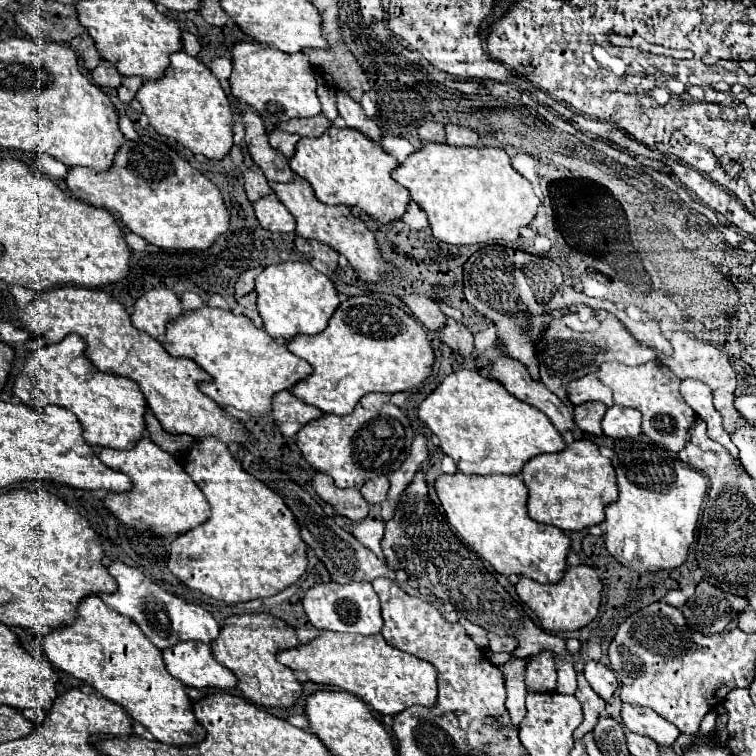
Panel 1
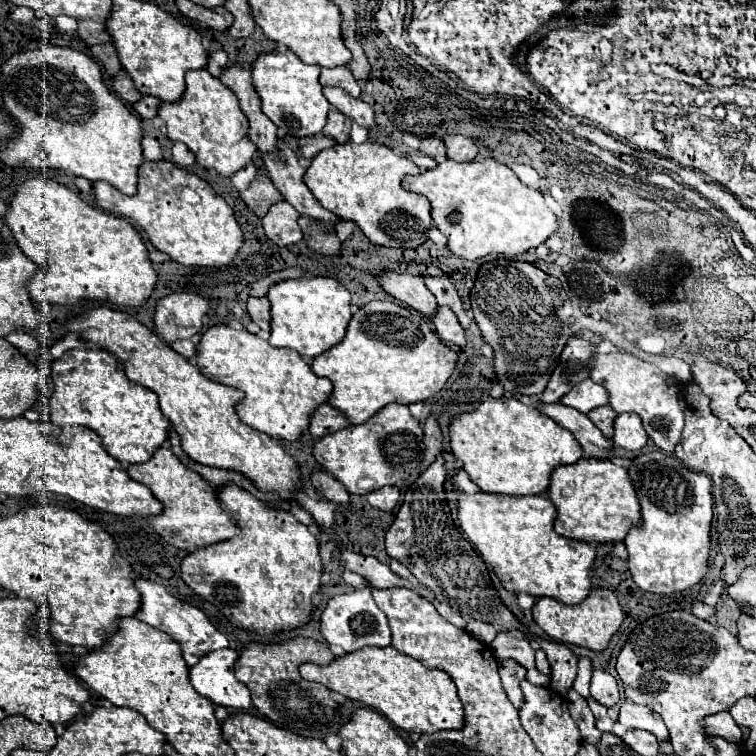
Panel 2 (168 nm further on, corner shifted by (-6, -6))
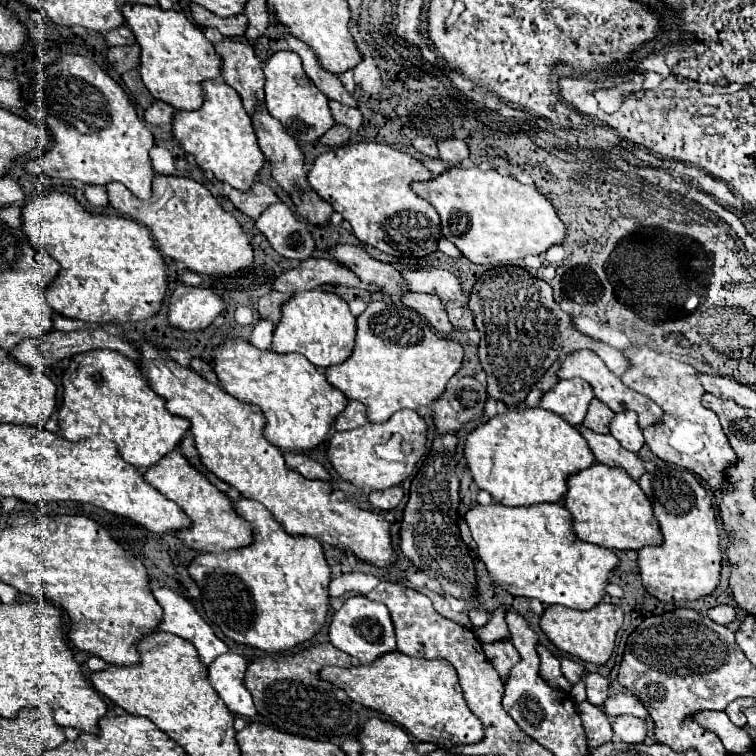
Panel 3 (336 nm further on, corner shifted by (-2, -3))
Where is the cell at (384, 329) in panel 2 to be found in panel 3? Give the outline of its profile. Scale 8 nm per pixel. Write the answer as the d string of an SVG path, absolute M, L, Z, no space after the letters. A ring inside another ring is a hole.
M371 302L363 314L357 316L357 336L355 346L349 356L349 360L329 366L325 370L327 380L339 388L349 400L357 400L365 404L365 414L369 422L385 422L393 412L401 408L415 410L417 406L427 406L433 400L439 398L449 378L459 370L463 360L463 348L455 340L447 340L437 336L427 322L423 322L423 316L413 312L411 308L405 308L401 302Z

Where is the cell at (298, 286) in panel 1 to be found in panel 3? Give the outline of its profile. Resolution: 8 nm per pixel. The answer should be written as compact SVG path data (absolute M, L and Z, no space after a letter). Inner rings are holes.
M309 290L293 292L293 296L281 306L281 320L273 332L275 352L303 354L311 364L327 368L343 362L355 344L355 316L349 312L347 302L335 292Z

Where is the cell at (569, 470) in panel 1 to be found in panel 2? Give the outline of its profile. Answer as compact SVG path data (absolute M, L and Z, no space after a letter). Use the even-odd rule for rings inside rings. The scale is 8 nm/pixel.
M579 459L575 465L557 467L551 475L551 485L547 495L557 507L555 531L567 539L577 539L587 543L619 543L627 537L633 525L641 523L641 505L639 505L635 487L627 475L627 469L617 467L613 461Z

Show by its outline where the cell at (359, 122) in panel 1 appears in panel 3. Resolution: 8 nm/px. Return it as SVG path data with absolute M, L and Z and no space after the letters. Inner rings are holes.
M287 36L287 44L293 52L297 52L303 60L303 68L307 72L307 76L313 80L313 84L329 98L329 100L337 100L341 104L347 104L347 106L353 106L353 108L359 108L357 100L343 88L343 84L339 82L339 78L335 74L329 74L327 70L323 70L317 62L317 56L313 54L313 50L303 44L301 40L293 38L293 36Z

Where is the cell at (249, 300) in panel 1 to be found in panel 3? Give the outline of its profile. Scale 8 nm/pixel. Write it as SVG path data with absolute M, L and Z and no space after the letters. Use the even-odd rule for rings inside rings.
M269 292L267 296L261 296L257 302L257 316L277 324L281 318L281 304L287 298L289 298L289 294L281 294L281 292Z

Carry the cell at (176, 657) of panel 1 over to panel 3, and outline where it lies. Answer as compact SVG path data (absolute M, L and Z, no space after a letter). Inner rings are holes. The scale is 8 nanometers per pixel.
M227 652L217 656L213 664L207 666L207 680L215 688L217 696L225 702L225 706L243 718L253 718L257 714L253 706L253 698L243 686L247 662L243 656Z

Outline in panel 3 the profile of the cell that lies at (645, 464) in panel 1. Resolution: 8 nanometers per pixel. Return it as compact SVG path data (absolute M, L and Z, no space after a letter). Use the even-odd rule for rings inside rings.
M659 464L655 470L645 472L637 484L649 498L663 536L661 544L637 550L639 576L645 590L663 602L697 600L709 594L719 582L721 568L719 528L713 498L693 472L673 464Z

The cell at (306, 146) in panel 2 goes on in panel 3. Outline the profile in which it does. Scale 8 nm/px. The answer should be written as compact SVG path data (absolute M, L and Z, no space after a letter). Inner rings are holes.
M335 124L325 136L321 136L319 142L323 146L329 146L329 148L339 148L339 146L343 146L349 140L349 136L351 136L351 130L349 128L345 128L341 124Z

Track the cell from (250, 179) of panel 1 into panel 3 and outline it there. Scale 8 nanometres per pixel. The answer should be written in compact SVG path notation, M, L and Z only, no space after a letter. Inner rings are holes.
M253 182L253 188L249 188L249 192L241 192L241 190L231 190L229 200L235 204L237 210L245 212L247 216L251 216L253 220L257 220L261 216L261 212L275 204L279 198L275 196L275 192L263 184L263 182Z

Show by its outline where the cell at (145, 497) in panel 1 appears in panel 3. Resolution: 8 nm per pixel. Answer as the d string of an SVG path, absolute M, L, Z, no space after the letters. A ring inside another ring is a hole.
M179 450L165 454L159 460L159 464L153 464L151 468L147 468L143 478L153 488L157 488L163 496L173 500L191 518L189 528L181 528L175 532L175 536L185 546L199 552L225 552L225 550L243 548L251 544L253 540L251 526L233 512L229 498L223 492L219 492L199 470L195 470Z

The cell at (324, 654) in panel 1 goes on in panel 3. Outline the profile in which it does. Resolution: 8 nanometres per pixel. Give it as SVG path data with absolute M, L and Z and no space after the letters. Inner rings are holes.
M395 650L381 656L377 664L359 664L349 668L329 666L321 668L319 676L345 690L353 702L389 716L421 742L449 746L453 742L473 744L483 738L483 724L465 704L457 672L445 660L409 658Z

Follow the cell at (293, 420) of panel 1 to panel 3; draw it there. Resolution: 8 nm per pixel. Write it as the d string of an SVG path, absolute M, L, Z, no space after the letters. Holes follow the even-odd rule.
M351 400L351 402L347 402L345 410L335 418L331 434L337 432L337 430L353 430L353 428L359 428L365 422L367 422L367 418L365 418L365 406L361 402L353 402Z

